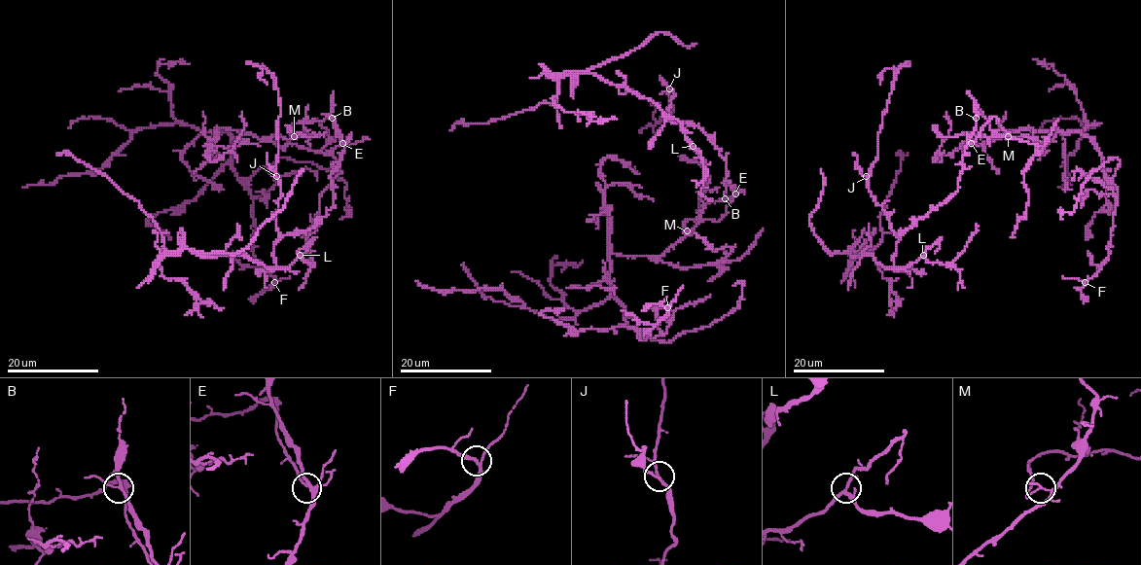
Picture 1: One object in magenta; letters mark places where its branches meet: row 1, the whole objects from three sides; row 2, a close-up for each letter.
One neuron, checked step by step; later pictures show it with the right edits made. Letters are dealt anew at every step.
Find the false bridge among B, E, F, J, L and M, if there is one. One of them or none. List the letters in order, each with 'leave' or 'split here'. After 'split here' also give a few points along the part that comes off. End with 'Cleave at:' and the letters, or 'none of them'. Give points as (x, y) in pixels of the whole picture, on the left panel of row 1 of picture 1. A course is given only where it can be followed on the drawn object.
B: leave
E: leave
F: leave
J: leave
L: leave
M: split here; course (294, 136), (294, 123), (332, 117), (343, 145), (334, 204), (265, 267), (165, 252), (138, 202), (57, 154)
Cleave at: M

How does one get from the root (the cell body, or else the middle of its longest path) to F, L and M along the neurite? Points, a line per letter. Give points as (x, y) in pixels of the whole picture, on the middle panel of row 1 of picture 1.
F: (735, 194), (718, 221), (687, 220), (690, 232), (659, 256), (609, 253), (624, 326), (646, 339), (667, 307)
L: (735, 194), (723, 182), (727, 161), (714, 142), (668, 116), (681, 123), (693, 146)
M: (735, 194), (727, 205), (727, 212), (718, 221), (687, 220), (683, 232), (687, 230)

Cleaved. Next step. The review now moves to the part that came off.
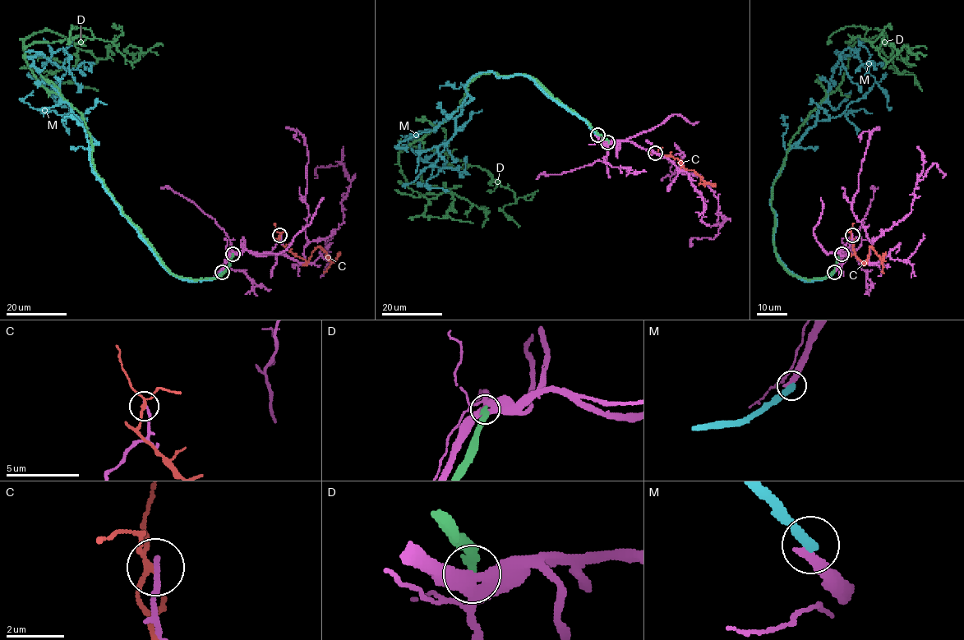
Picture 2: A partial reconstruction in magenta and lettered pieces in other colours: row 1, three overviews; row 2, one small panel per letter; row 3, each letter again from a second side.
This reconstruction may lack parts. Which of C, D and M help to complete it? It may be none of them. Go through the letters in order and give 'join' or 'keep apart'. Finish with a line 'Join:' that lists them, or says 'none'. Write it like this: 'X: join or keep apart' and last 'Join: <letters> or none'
C: keep apart
D: keep apart
M: keep apart
Join: none

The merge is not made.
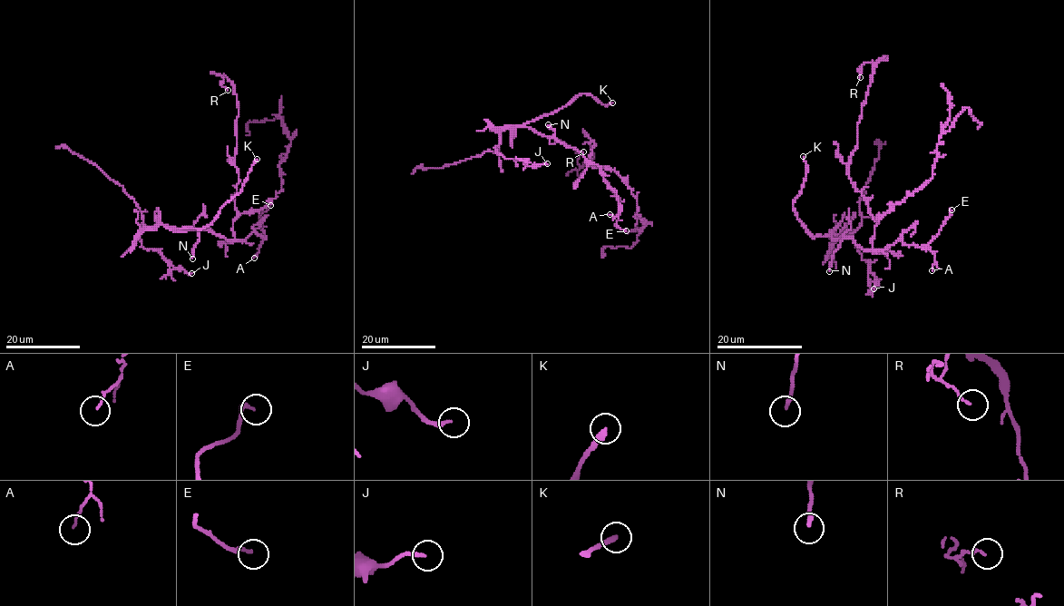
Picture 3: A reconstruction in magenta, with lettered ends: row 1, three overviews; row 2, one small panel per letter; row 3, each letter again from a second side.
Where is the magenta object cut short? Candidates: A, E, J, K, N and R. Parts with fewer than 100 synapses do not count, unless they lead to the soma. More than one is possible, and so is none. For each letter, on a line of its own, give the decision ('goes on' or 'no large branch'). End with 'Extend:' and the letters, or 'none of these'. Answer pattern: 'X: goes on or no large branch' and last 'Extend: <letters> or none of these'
A: no large branch
E: no large branch
J: no large branch
K: goes on
N: no large branch
R: no large branch
Extend: K

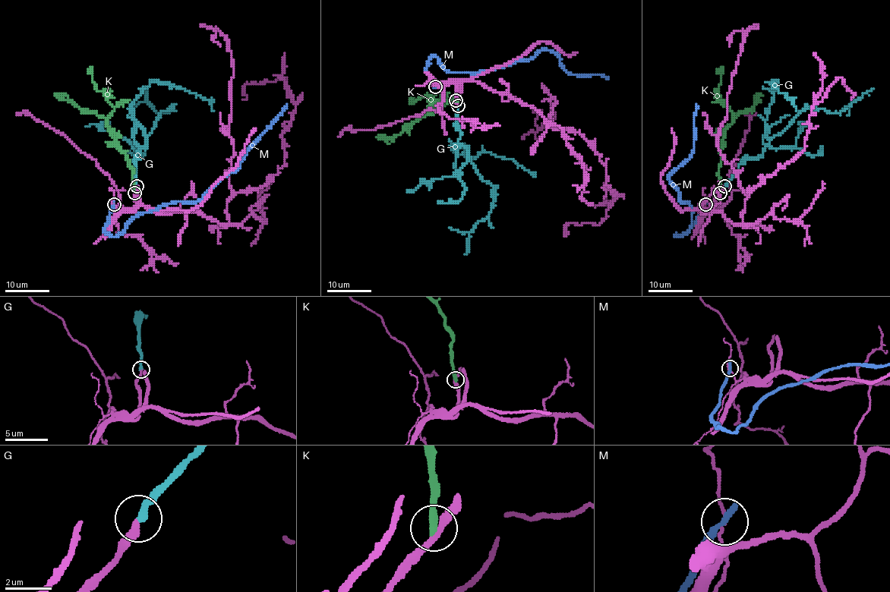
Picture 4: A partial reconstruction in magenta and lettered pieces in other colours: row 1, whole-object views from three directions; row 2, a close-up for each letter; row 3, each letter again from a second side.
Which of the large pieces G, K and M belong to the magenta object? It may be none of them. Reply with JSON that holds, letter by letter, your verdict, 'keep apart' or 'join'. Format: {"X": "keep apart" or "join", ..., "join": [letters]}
{"G": "join", "K": "keep apart", "M": "keep apart", "join": ["G"]}

